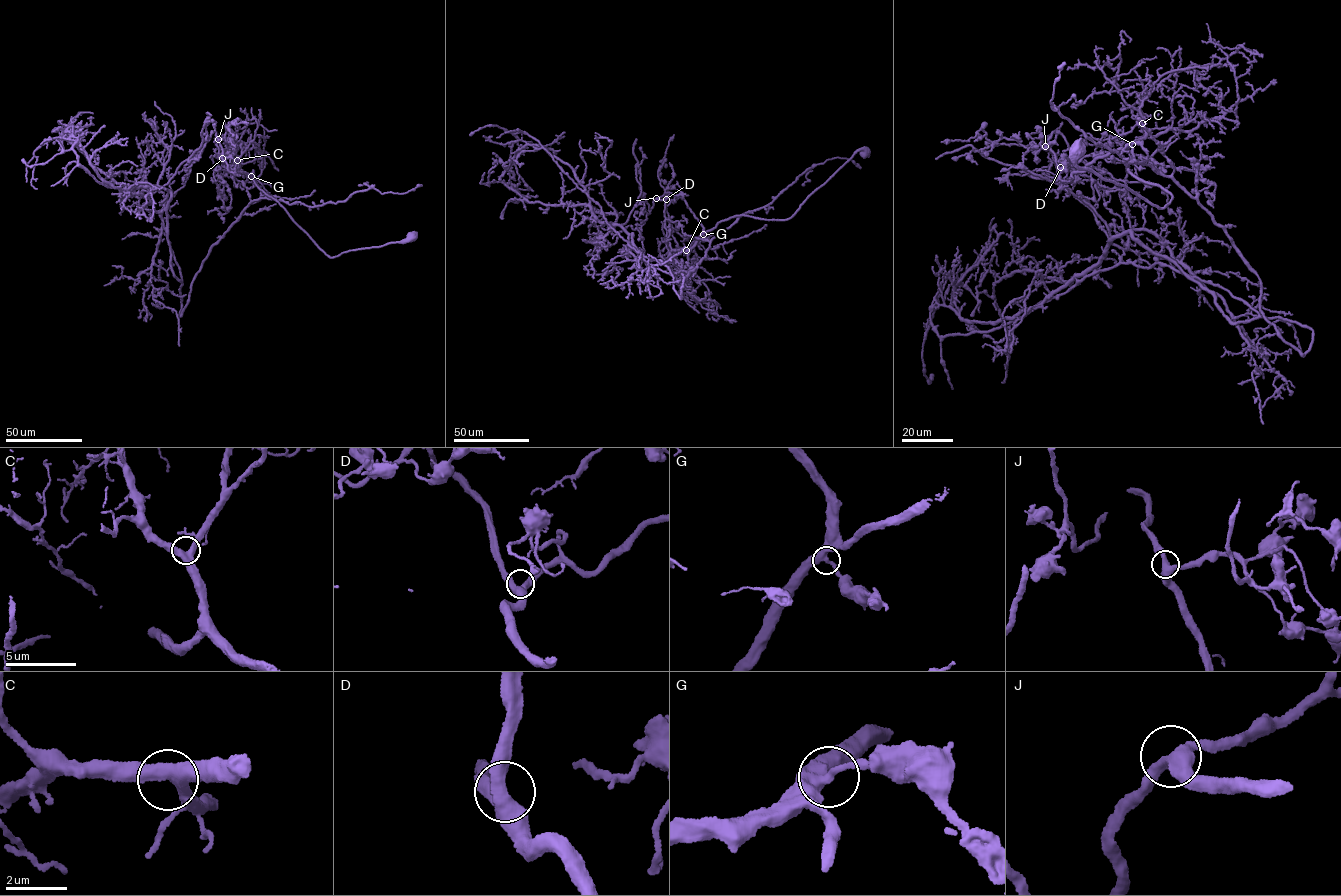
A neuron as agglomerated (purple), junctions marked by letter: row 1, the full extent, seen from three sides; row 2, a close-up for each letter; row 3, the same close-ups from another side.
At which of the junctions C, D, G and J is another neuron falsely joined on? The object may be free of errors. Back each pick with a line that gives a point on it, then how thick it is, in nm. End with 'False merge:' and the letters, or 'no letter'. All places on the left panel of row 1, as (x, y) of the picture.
G: Place: (251, 176). Thickness 380 nm
False merge: G

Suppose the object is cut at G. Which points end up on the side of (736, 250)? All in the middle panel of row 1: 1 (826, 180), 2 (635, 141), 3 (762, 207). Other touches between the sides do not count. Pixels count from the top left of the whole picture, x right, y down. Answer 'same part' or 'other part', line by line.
1: other part
2: same part
3: same part

